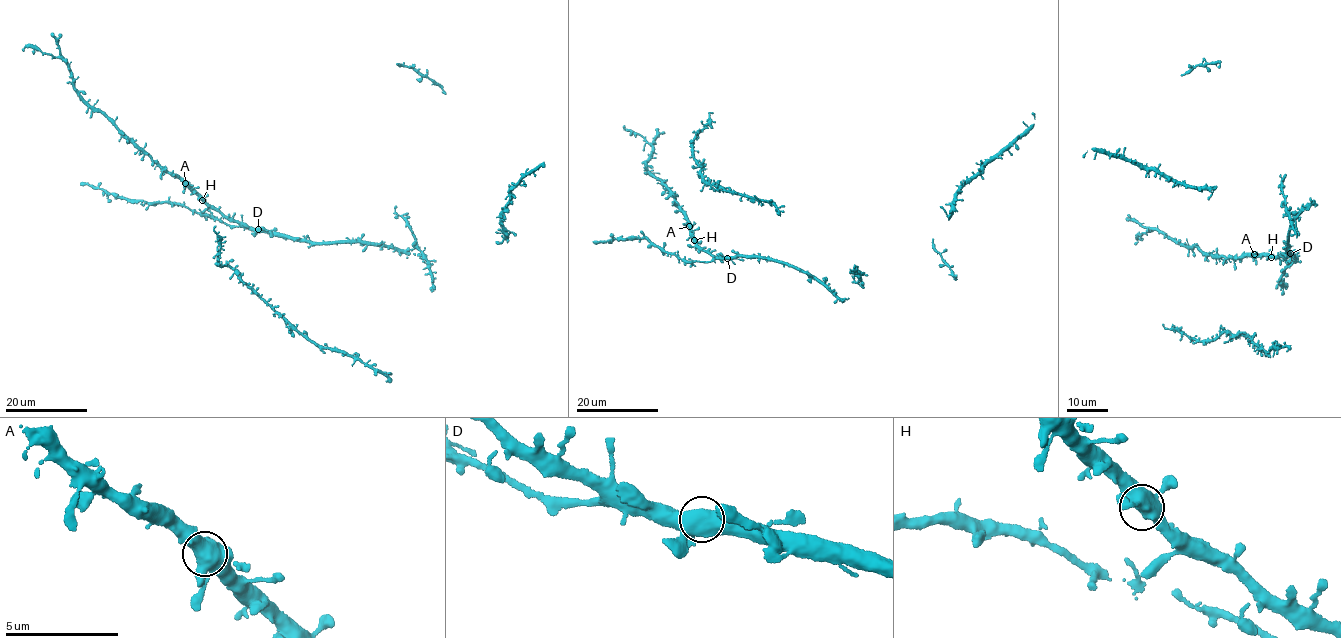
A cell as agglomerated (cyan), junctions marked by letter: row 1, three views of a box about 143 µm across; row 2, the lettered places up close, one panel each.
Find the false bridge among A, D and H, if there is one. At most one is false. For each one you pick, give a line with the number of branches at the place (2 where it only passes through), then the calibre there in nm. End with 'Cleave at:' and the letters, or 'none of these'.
Cleave at: none of these

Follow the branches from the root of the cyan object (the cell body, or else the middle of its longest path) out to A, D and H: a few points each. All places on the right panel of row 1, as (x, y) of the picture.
A: (1288, 241), (1287, 250), (1291, 258), (1254, 255)
D: (1288, 241), (1287, 250), (1290, 253)
H: (1288, 241), (1287, 250), (1292, 257), (1285, 259), (1271, 257)

